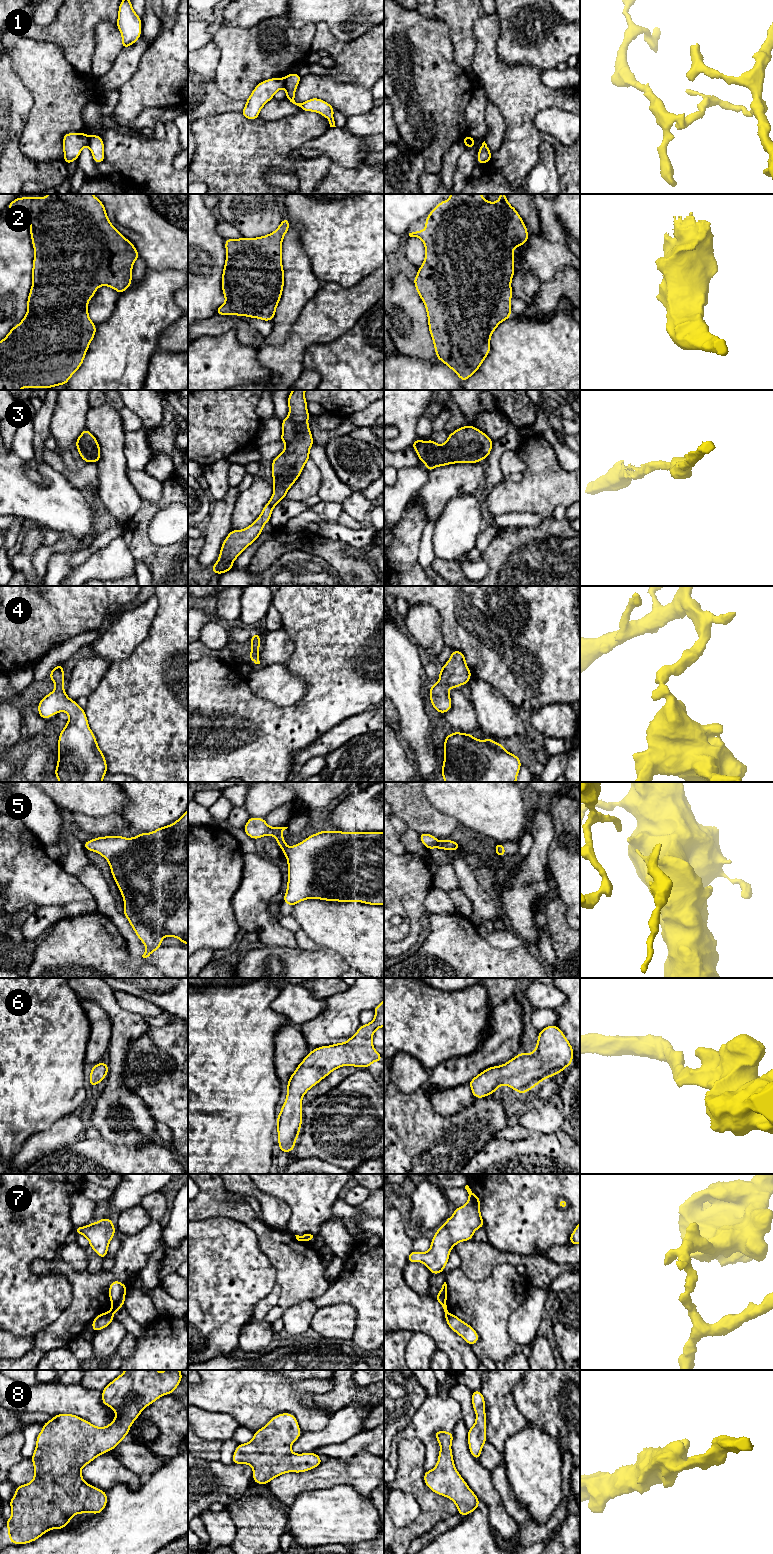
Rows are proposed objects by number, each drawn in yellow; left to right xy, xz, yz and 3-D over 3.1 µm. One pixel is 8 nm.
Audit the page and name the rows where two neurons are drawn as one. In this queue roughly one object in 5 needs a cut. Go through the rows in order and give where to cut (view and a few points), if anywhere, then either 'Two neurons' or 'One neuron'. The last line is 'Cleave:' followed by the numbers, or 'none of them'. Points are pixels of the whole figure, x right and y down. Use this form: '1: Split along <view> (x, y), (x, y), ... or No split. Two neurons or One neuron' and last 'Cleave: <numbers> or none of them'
1: Split along xz (283, 78), (284, 87). Two neurons
2: No split. One neuron
3: No split. One neuron
4: No split. One neuron
5: No split. One neuron
6: No split. One neuron
7: Split along xy (107, 1313), (112, 1316). Two neurons
8: No split. One neuron
Cleave: 1, 7

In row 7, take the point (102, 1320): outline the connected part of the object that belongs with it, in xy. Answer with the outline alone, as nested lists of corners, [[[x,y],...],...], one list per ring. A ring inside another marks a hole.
[[[101,1313],[92,1321],[92,1330],[94,1332],[106,1328],[113,1321],[113,1316],[108,1313]]]

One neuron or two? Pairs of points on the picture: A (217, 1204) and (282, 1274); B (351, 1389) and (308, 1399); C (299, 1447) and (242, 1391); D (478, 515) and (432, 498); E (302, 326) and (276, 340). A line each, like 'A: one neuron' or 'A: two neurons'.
A: one neuron
B: one neuron
C: two neurons
D: two neurons
E: two neurons

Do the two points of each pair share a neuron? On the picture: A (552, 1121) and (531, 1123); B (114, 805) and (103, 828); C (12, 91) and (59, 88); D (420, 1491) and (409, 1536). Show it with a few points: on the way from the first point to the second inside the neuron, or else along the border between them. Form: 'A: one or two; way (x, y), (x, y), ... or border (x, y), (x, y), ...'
A: one; way (547, 1121), (536, 1122)
B: two; border (121, 814), (110, 813), (99, 817), (87, 816)
C: two; border (15, 71), (33, 99), (33, 106), (29, 114)
D: one; way (425, 1502), (425, 1520), (420, 1525)

